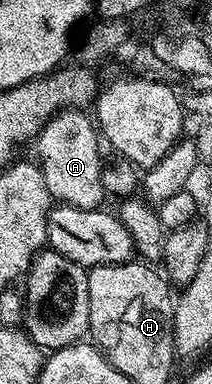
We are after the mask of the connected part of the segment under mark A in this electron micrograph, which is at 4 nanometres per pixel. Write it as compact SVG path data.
M78 107L55 113L38 134L37 145L36 161L42 167L44 183L48 183L48 191L55 202L81 209L97 209L103 204L102 200L107 200L108 194L102 182L103 146L91 114L89 117Z

